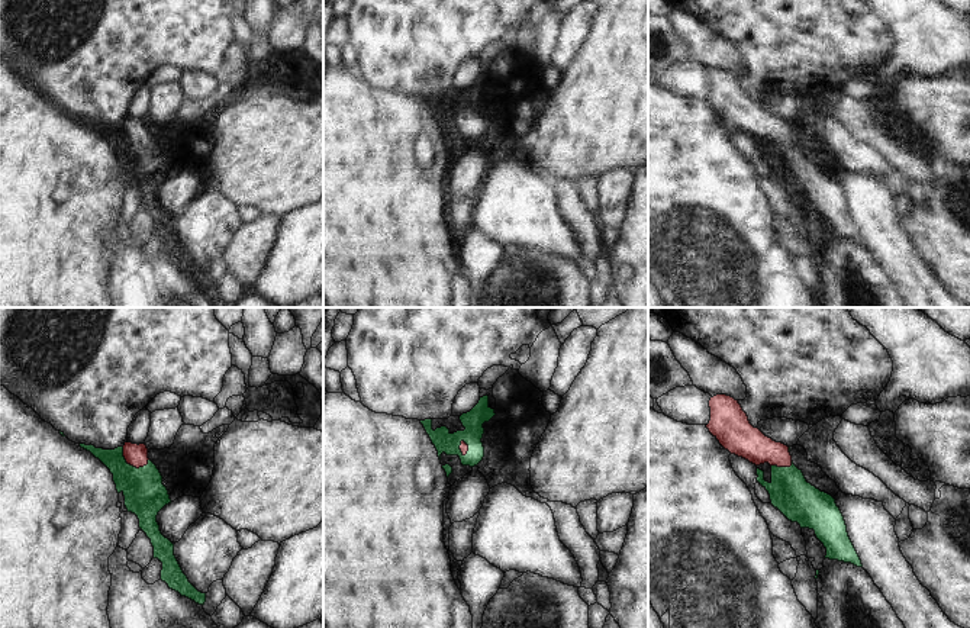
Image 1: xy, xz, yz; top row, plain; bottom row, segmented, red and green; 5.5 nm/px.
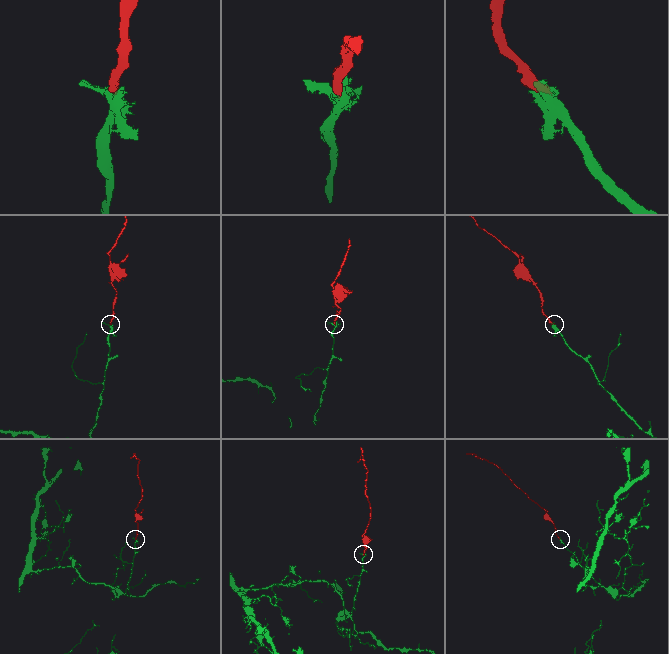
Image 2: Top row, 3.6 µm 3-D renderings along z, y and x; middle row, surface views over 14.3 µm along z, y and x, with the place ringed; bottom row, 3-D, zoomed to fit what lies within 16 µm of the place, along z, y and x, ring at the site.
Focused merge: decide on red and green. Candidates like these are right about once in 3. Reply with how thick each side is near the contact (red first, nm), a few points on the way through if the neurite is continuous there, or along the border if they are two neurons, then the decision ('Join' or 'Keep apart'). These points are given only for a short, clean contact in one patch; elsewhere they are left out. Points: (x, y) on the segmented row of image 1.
Thickness 120 nm (red) against 240 nm. Path across: xy (137, 456), (131, 464), (145, 495). Join

